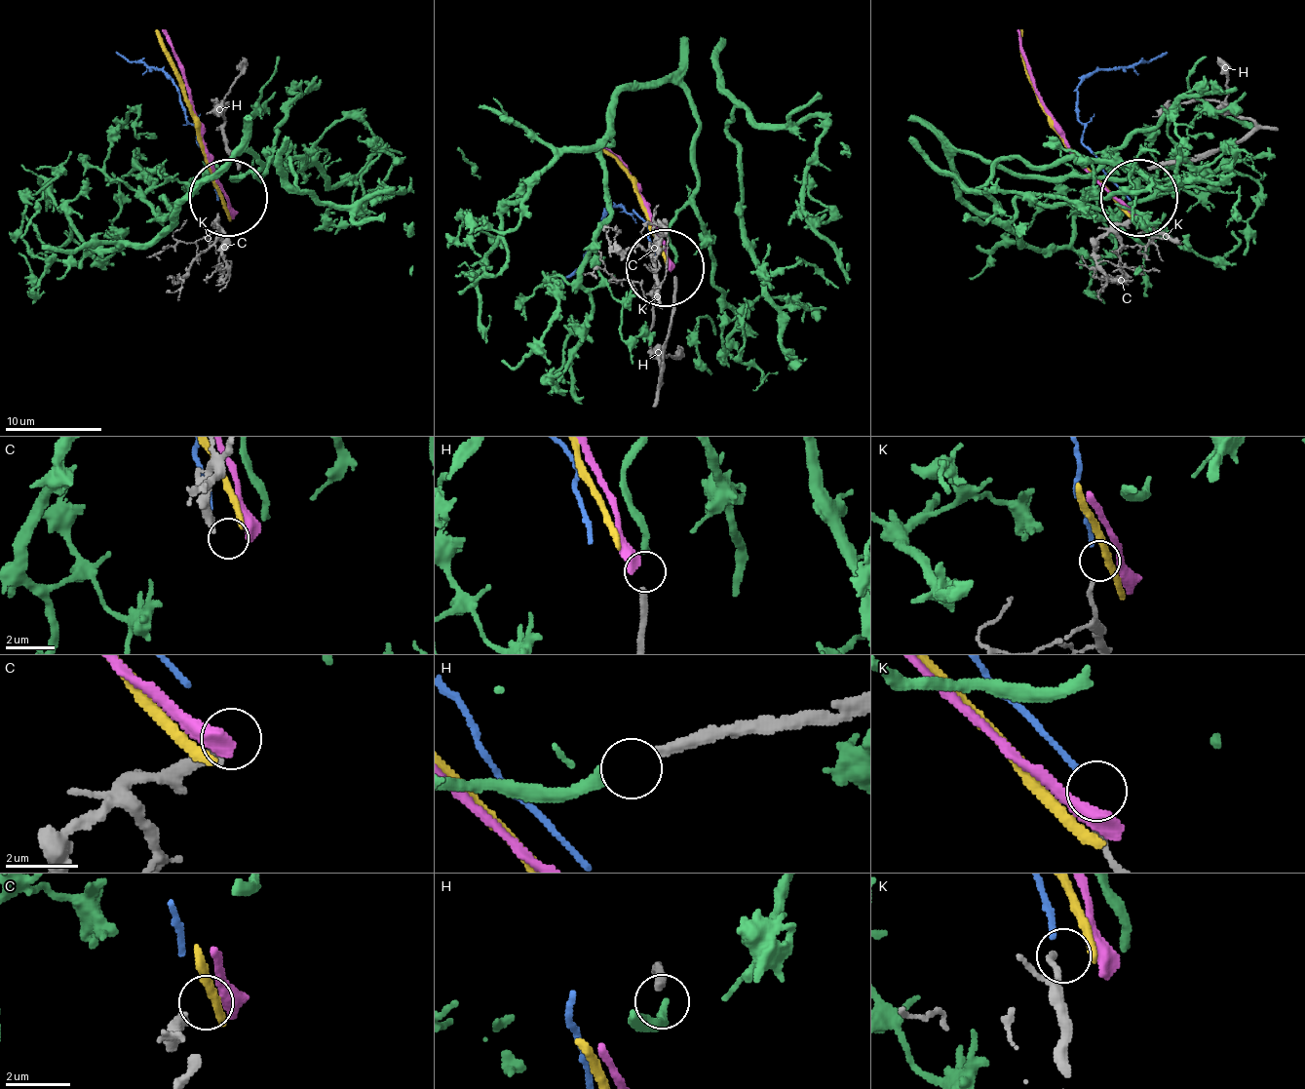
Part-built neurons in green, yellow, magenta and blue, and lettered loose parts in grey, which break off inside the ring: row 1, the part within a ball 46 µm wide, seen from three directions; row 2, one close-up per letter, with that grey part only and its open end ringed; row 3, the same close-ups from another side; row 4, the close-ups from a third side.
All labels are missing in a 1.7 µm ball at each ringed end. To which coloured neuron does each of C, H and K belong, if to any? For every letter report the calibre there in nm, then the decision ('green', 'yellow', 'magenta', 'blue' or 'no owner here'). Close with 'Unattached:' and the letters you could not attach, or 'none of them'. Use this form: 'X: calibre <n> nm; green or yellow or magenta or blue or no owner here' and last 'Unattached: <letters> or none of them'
C: calibre 320 nm; no owner here
H: calibre 300 nm; green
K: calibre 180 nm; blue
Unattached: C

